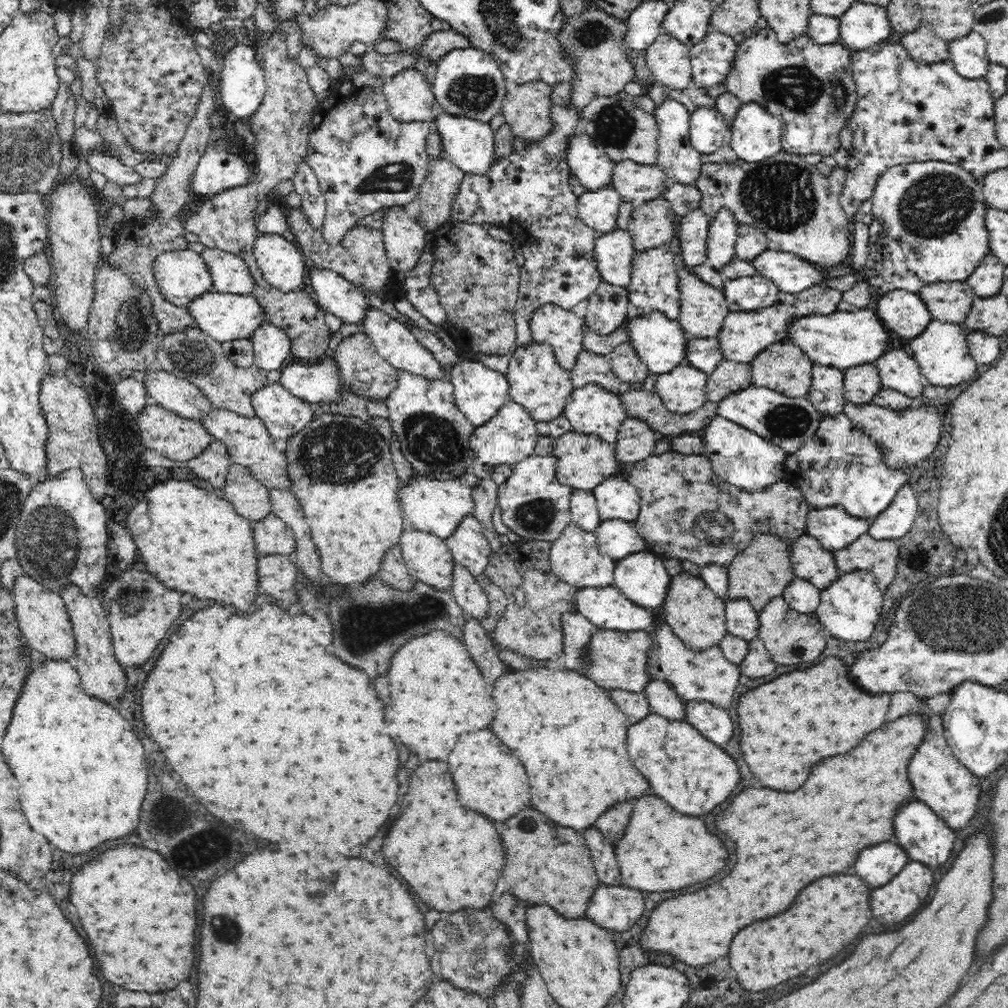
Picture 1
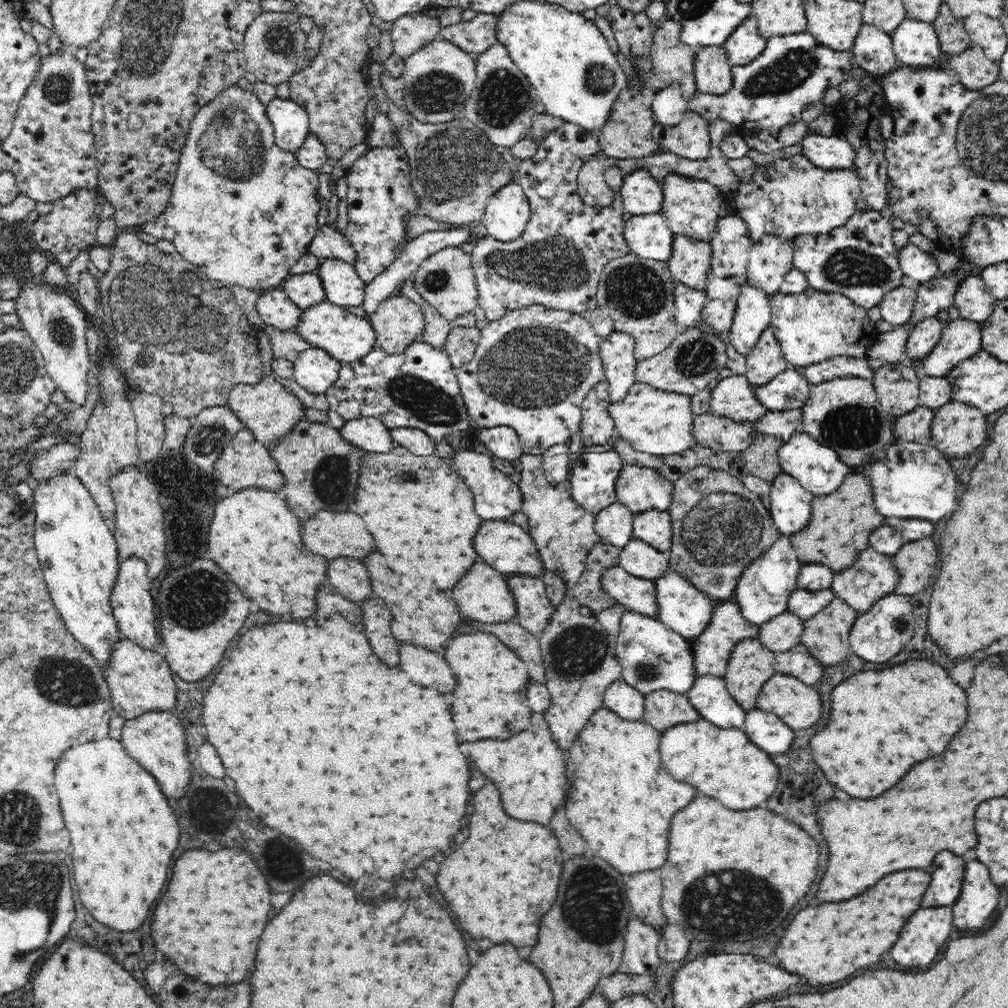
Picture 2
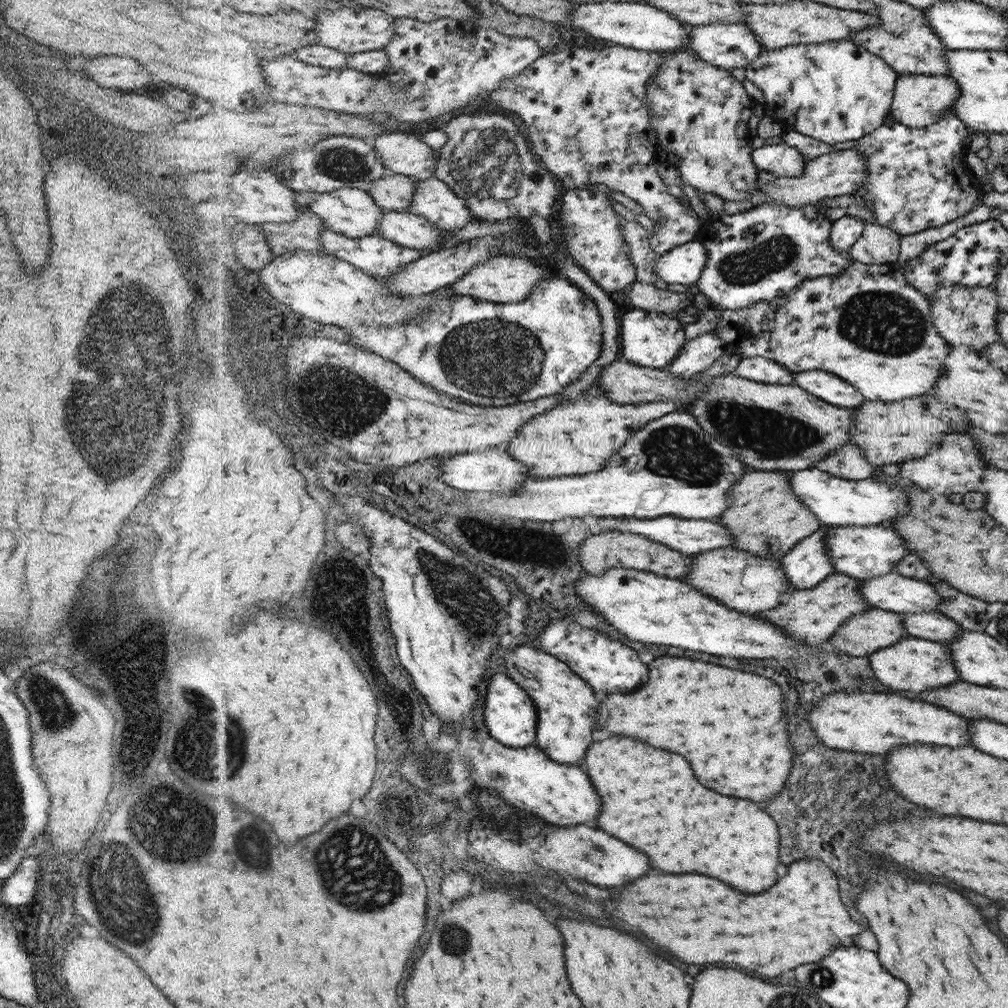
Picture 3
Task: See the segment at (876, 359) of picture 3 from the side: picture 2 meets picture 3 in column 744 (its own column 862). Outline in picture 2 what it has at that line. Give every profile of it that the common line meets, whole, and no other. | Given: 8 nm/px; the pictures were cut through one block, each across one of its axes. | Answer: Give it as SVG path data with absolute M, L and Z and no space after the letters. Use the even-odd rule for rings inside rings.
M809 288L800 294L776 293L770 296L771 322L769 327L780 343L784 357L791 366L812 366L836 357L865 358L866 352L879 335L866 309L840 293L822 292Z

